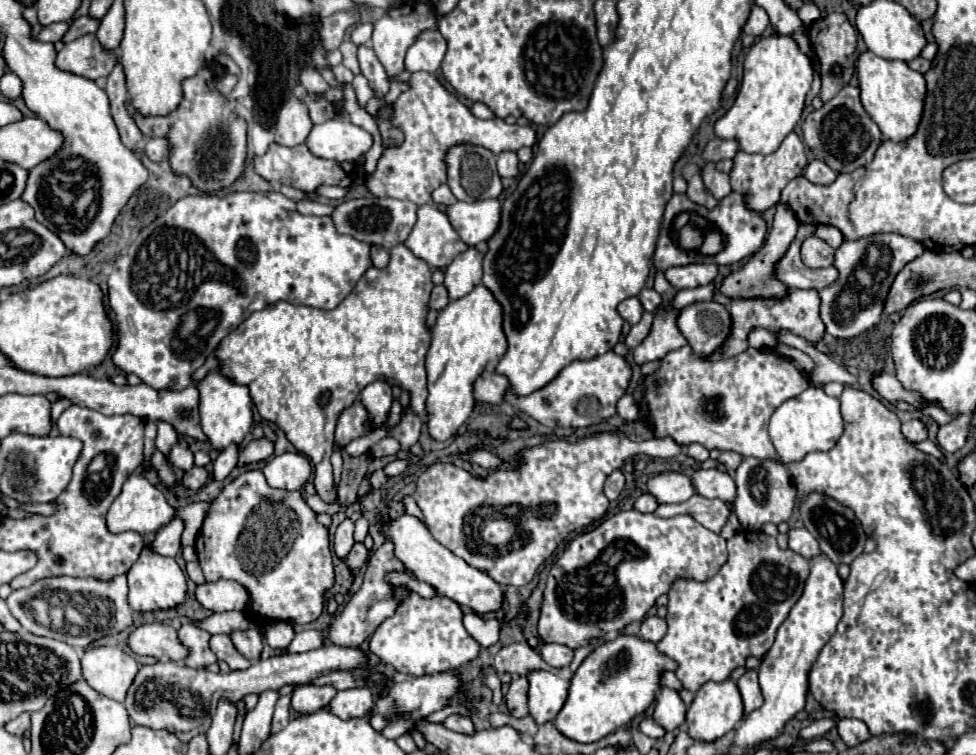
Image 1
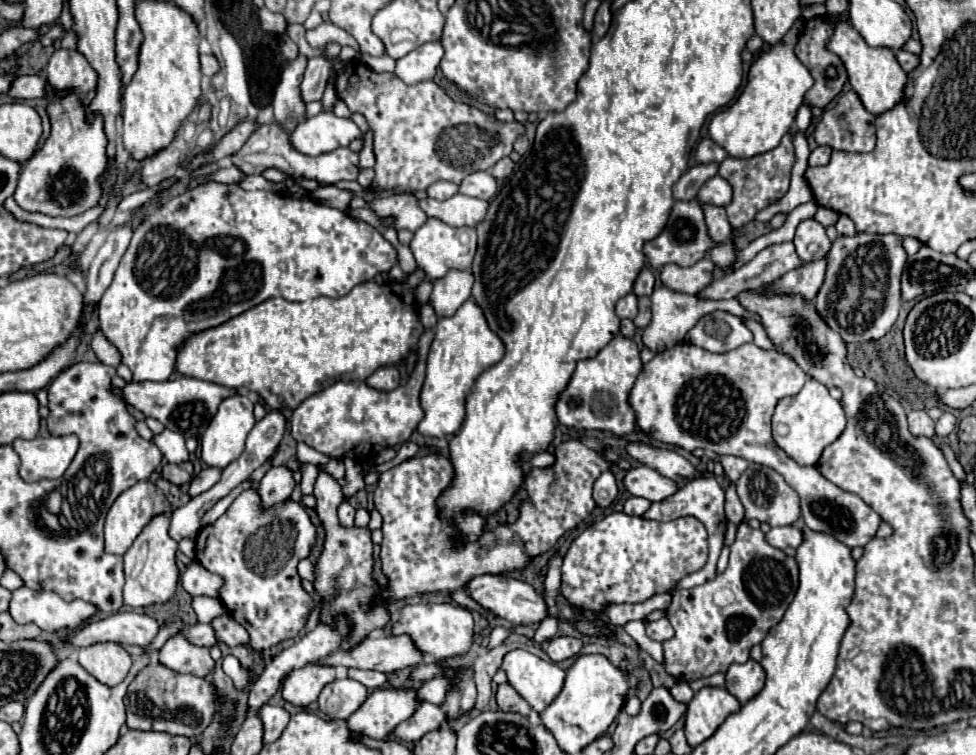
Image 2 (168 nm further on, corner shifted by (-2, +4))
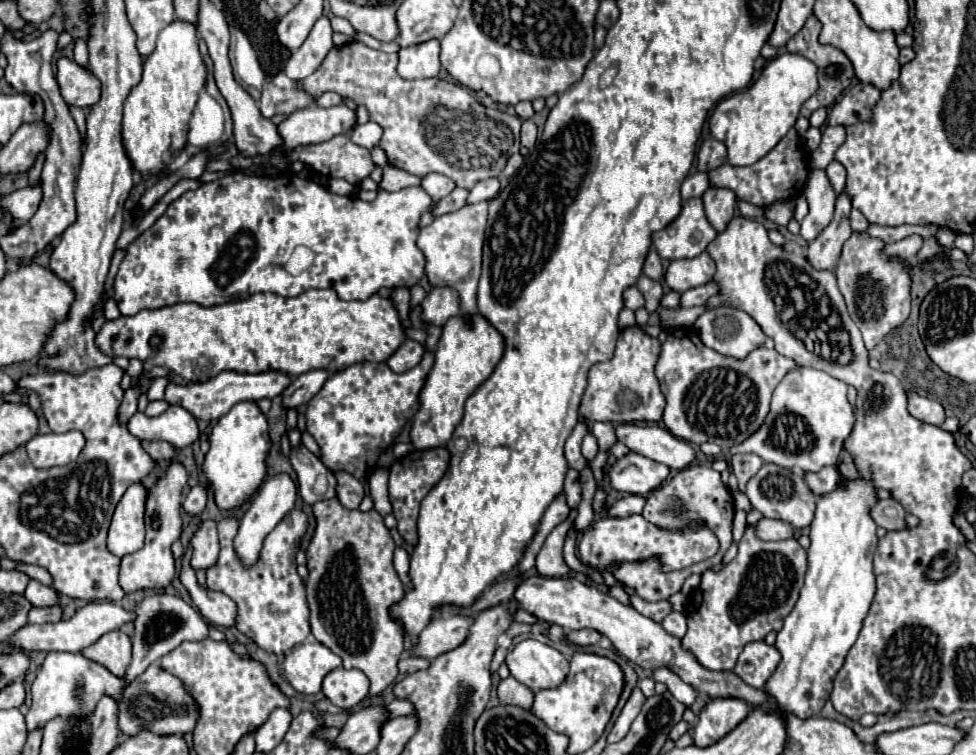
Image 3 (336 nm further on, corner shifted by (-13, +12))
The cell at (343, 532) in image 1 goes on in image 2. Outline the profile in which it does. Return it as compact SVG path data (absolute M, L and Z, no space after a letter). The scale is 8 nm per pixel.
M344 500L340 506L338 506L338 520L340 520L340 526L344 528L352 528L354 526L354 508Z

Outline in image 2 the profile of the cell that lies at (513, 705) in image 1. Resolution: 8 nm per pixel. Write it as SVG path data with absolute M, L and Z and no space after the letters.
M500 684L498 692L496 692L496 700L498 700L498 708L502 712L516 712L522 716L530 714L530 704L512 688L512 684Z

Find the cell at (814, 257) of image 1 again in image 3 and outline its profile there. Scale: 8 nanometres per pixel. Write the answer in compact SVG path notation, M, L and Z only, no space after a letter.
M819 168L809 170L807 182L805 182L805 198L809 202L809 214L801 220L801 238L811 242L831 222L833 202L837 200L825 170L819 170Z

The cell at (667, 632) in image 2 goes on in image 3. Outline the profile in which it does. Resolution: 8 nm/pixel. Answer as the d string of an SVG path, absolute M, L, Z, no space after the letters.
M671 612L671 614L661 622L661 626L663 626L669 634L673 634L673 636L677 636L677 638L683 638L685 632L687 632L687 616L685 616L683 612Z

